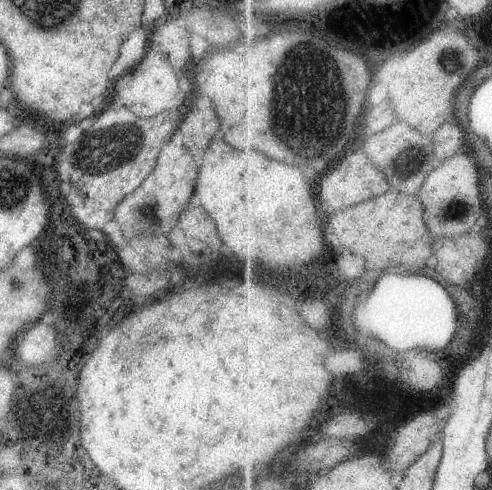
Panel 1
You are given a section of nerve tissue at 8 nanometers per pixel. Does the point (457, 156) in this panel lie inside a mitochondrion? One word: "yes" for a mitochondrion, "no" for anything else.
no

